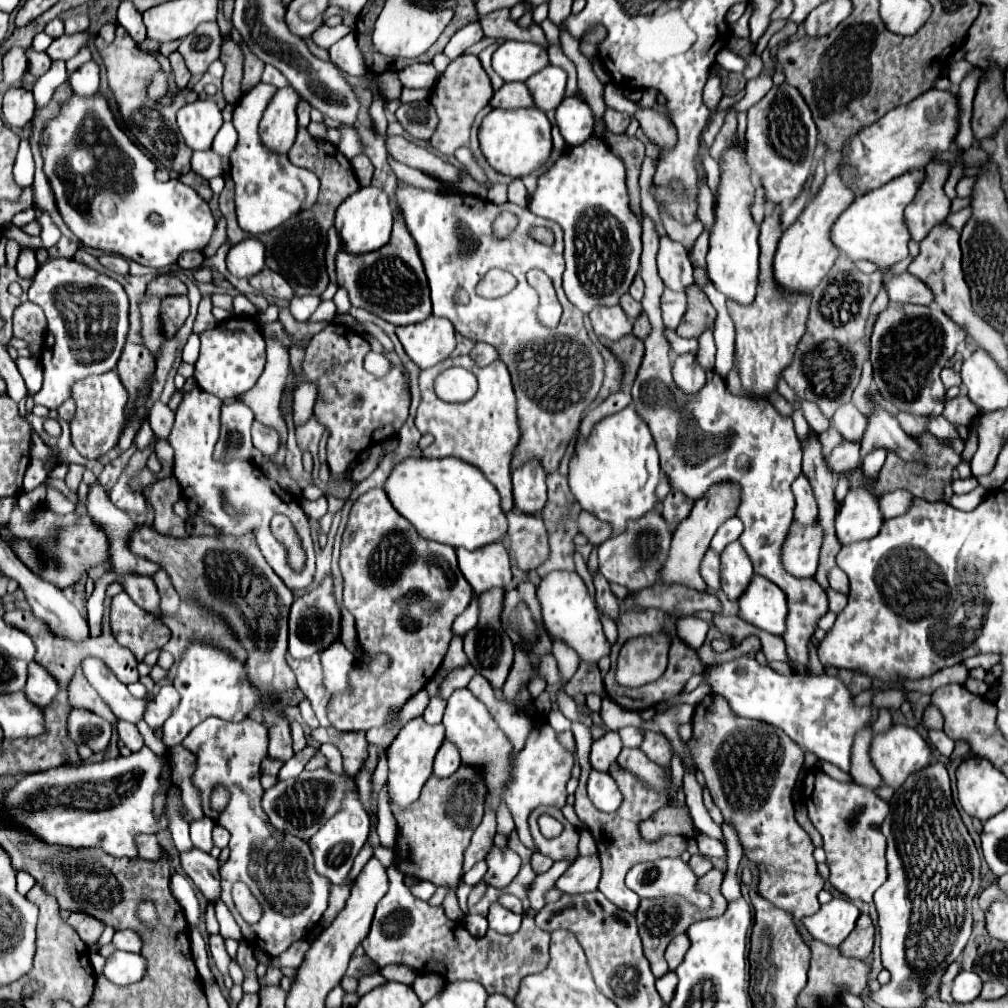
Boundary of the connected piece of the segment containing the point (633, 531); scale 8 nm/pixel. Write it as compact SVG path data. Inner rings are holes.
M649 512L637 522L631 522L627 528L627 534L621 534L617 538L609 538L599 546L599 572L615 584L625 586L629 592L639 592L643 588L649 588L657 584L659 570L663 562L667 560L671 544L671 530L667 528L665 520L659 512Z

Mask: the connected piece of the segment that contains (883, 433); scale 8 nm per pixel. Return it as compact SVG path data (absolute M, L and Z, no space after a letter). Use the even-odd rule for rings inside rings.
M875 404L875 410L877 412L875 412L875 416L869 418L869 426L867 426L867 432L865 432L863 442L861 442L859 466L861 466L863 458L867 454L871 454L871 450L875 450L875 446L883 446L883 448L893 450L905 462L919 462L919 464L923 464L925 456L923 456L923 450L921 450L919 442L903 432L903 428L899 426L895 416L887 414L877 404Z

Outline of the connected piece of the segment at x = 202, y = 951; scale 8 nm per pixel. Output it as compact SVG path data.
M191 928L189 938L191 938L193 960L195 960L195 966L197 966L199 974L201 974L201 978L203 978L203 982L205 982L205 984L207 984L207 982L215 982L215 978L213 978L213 974L211 974L211 970L209 970L209 964L207 964L207 956L209 956L209 954L207 954L207 946L205 946L199 930Z

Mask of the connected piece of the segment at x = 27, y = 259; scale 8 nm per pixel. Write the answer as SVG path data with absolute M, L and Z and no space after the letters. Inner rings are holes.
M21 250L19 254L19 262L17 262L17 274L21 278L35 278L35 270L39 268L37 260L35 260L35 252L33 250Z

